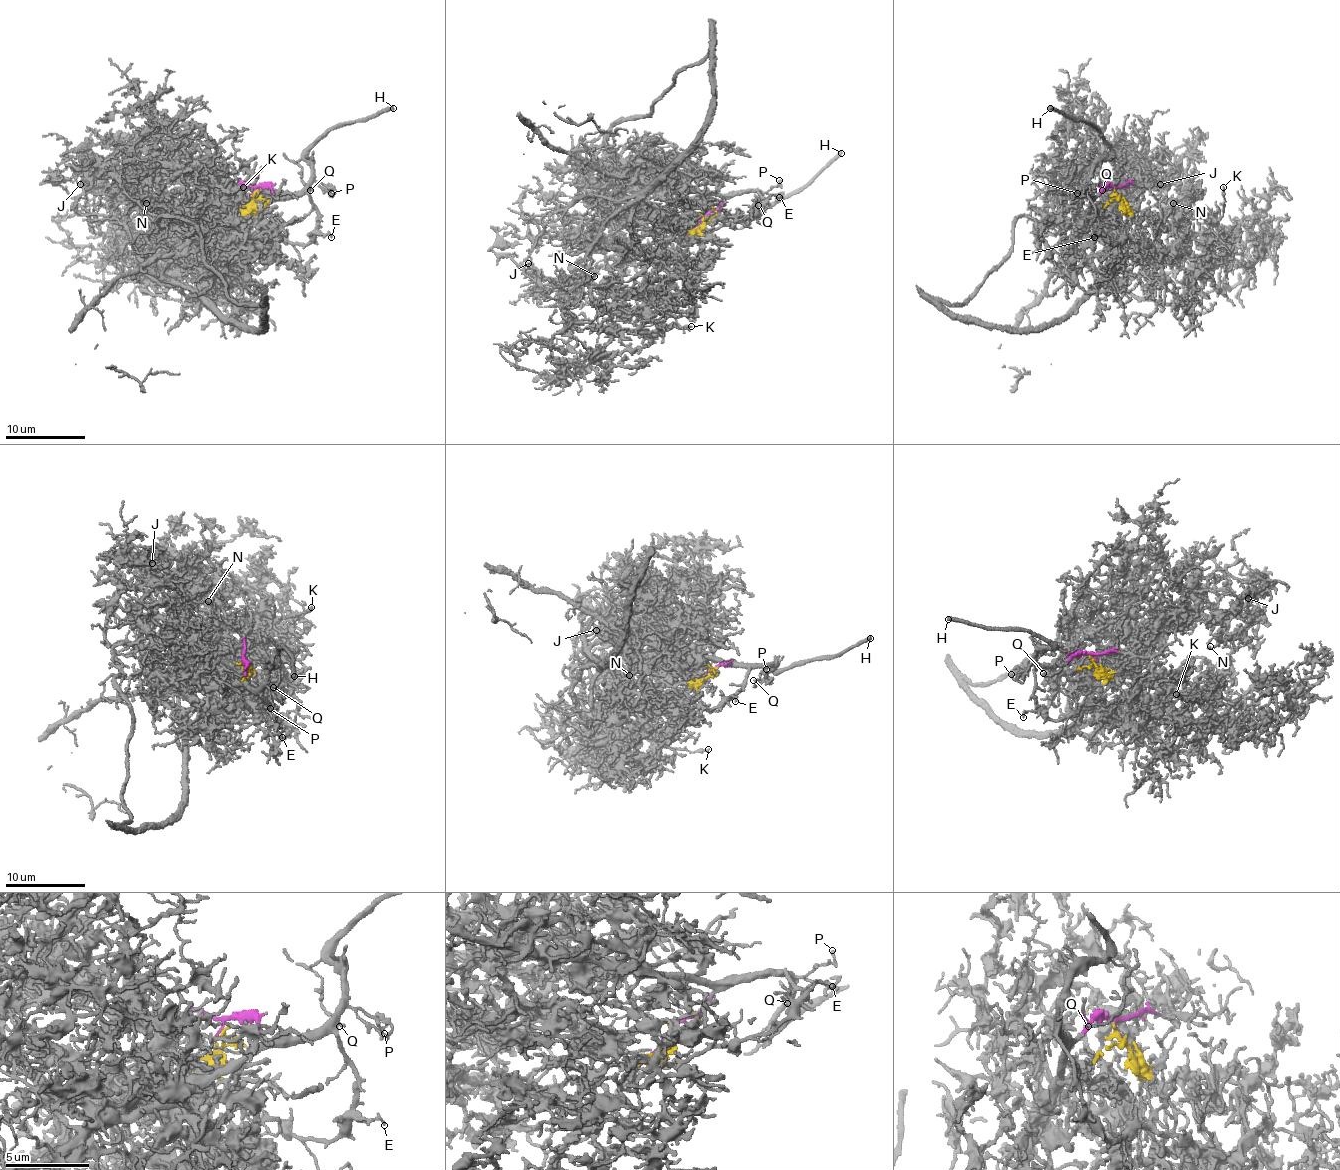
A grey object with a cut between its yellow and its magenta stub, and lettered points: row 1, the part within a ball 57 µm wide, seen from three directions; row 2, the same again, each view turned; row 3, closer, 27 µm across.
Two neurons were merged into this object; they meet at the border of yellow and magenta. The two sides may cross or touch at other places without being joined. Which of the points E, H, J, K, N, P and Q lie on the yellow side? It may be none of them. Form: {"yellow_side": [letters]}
{"yellow_side": ["J", "K", "N"]}

